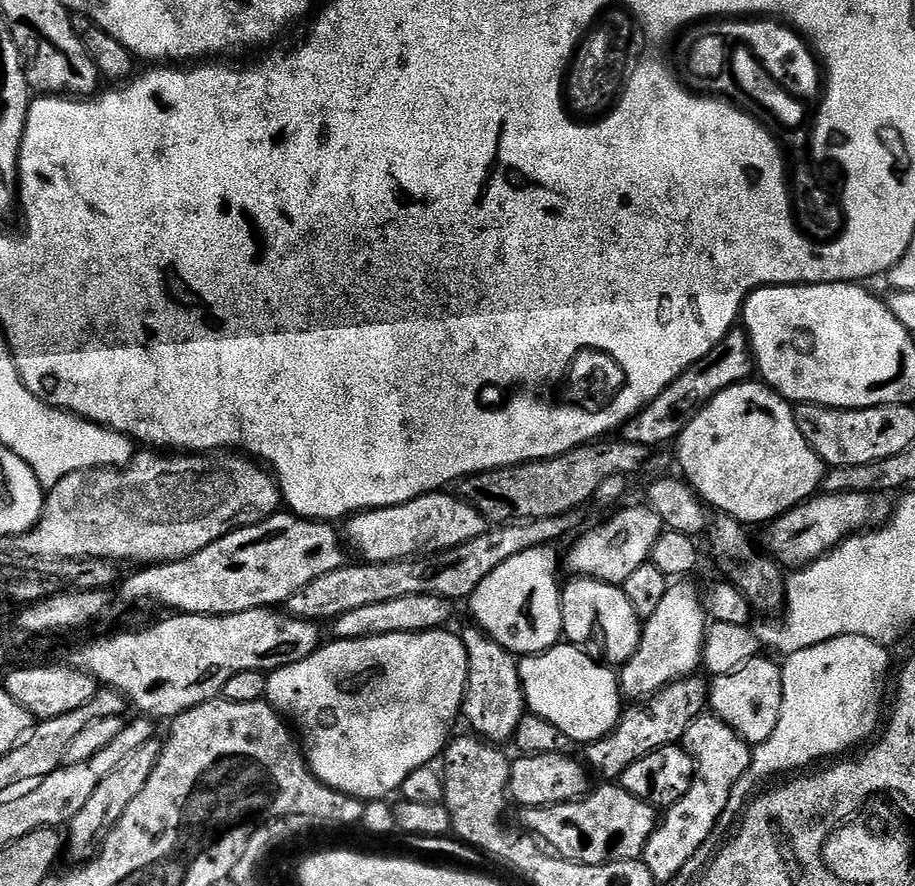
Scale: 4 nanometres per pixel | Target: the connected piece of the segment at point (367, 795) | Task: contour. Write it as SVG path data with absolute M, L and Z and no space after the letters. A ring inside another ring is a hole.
M448 631L403 632L357 640L332 640L317 648L314 654L310 654L310 658L285 668L278 668L268 676L267 703L271 704L281 717L287 718L297 729L300 727L308 735L305 740L302 740L302 751L307 759L308 767L323 784L339 792L345 792L348 796L356 796L365 802L383 800L391 797L391 792L395 793L403 780L414 770L429 767L433 763L432 759L435 756L437 759L443 753L450 739L448 731L451 730L456 716L458 720L464 707L464 687L468 677L468 660L463 639L457 633L455 636L454 633Z

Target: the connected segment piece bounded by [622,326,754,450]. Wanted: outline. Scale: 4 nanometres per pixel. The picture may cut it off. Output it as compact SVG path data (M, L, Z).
M733 327L732 331L706 354L694 366L690 366L658 394L652 402L647 404L636 415L629 417L622 427L623 439L630 442L638 442L646 446L649 450L656 450L659 444L671 445L683 430L686 421L695 416L698 409L703 408L708 401L713 400L722 390L726 390L735 384L745 383L749 379L748 375L753 375L754 357L752 349L748 347L748 333L743 327Z

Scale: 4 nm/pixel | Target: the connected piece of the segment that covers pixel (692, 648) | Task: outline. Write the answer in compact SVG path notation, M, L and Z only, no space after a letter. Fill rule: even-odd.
M676 582L666 590L666 598L658 605L658 610L643 621L638 650L619 669L620 695L628 702L644 702L649 697L663 690L669 684L685 677L691 677L701 667L704 659L704 633L706 631L706 613L701 589L696 589L692 582Z

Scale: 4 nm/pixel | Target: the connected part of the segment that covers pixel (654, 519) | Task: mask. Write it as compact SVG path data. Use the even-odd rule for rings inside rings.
M647 506L641 508L624 508L616 512L605 524L592 528L568 552L568 568L580 578L601 580L607 584L622 586L626 578L643 564L649 563L652 547L661 532L664 523Z

